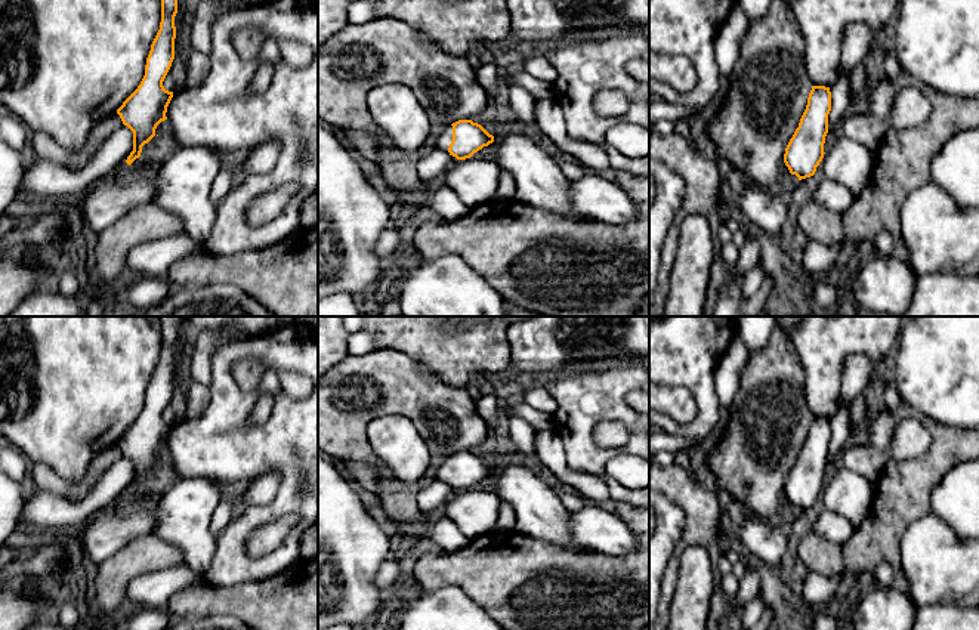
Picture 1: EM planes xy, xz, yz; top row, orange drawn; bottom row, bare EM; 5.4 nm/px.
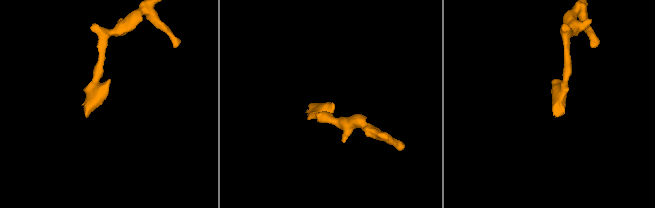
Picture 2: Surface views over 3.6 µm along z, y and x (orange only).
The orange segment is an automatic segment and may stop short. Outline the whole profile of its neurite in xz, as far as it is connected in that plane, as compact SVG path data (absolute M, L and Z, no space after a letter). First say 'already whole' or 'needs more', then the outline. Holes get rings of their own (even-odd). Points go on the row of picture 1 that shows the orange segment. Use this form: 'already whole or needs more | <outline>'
needs more | M458 120L445 126L438 135L436 149L448 151L457 160L466 160L492 142L494 136L481 124L472 120Z

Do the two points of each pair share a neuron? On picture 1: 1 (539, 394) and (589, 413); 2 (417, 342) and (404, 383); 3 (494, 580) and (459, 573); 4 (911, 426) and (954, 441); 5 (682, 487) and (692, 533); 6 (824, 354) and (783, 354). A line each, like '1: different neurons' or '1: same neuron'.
1: different neurons
2: different neurons
3: same neuron
4: different neurons
5: same neuron
6: different neurons

